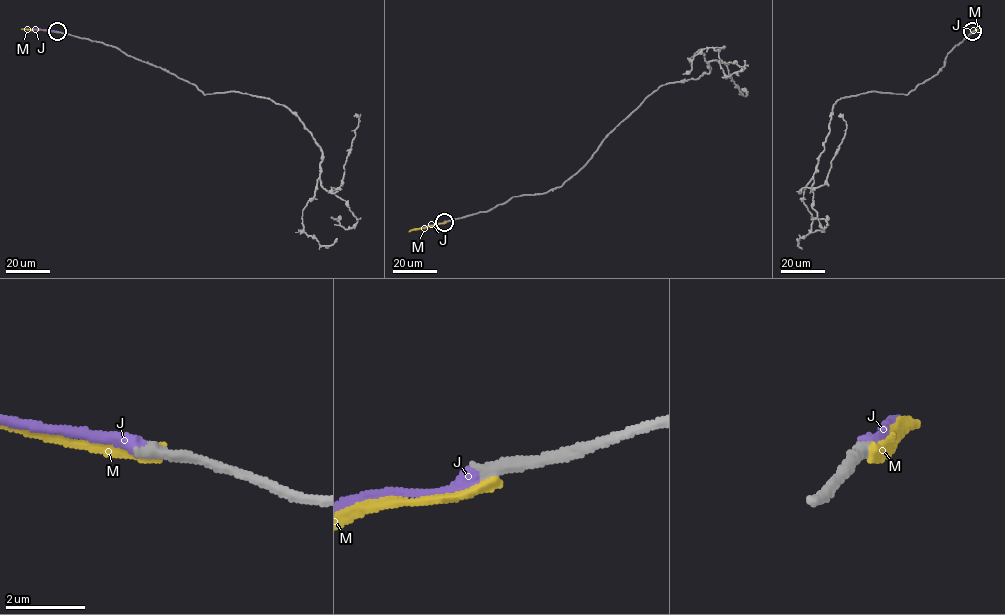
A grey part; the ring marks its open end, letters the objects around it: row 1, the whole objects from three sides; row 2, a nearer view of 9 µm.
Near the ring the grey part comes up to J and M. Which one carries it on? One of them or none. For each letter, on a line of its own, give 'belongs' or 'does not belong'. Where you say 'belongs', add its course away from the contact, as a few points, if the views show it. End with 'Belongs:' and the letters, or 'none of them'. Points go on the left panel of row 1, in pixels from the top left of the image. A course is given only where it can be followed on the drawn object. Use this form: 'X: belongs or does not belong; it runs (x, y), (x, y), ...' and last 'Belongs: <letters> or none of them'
J: belongs; it runs (57, 31), (32, 29)
M: does not belong
Belongs: J

